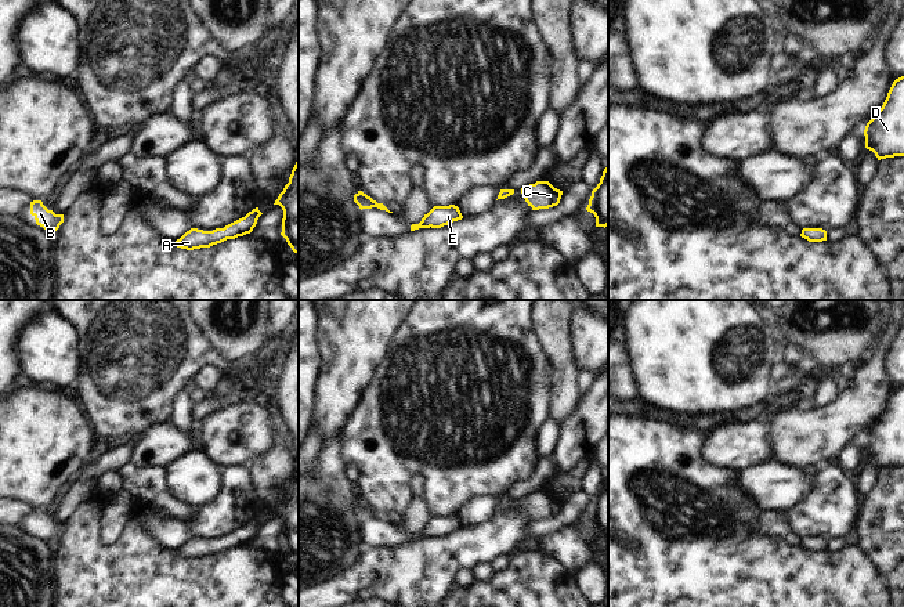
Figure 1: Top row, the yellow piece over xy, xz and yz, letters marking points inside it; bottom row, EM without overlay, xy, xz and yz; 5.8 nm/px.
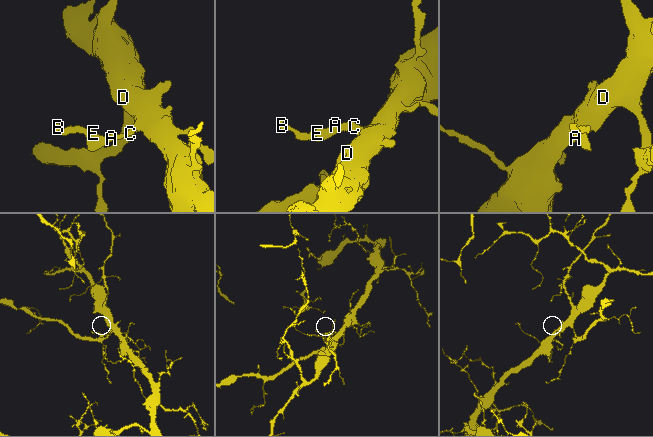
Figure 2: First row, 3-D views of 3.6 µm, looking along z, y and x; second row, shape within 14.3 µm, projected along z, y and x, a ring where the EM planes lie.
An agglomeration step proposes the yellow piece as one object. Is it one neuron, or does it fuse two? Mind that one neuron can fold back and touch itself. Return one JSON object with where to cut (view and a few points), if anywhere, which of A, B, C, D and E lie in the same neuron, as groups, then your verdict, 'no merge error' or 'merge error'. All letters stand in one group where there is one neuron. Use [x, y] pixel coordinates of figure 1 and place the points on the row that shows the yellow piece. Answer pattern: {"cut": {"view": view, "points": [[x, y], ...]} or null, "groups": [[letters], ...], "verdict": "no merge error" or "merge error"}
{"cut": null, "groups": [["A", "B", "C", "D", "E"]], "verdict": "no merge error"}

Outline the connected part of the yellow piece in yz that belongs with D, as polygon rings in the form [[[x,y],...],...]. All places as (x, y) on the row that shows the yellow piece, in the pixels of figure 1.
[[[904,76],[893,82],[882,108],[867,123],[864,136],[865,148],[872,151],[878,160],[904,156]]]

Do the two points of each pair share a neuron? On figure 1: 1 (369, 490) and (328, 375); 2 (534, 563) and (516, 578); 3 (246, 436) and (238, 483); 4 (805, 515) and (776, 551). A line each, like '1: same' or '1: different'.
1: different
2: same
3: different
4: different

